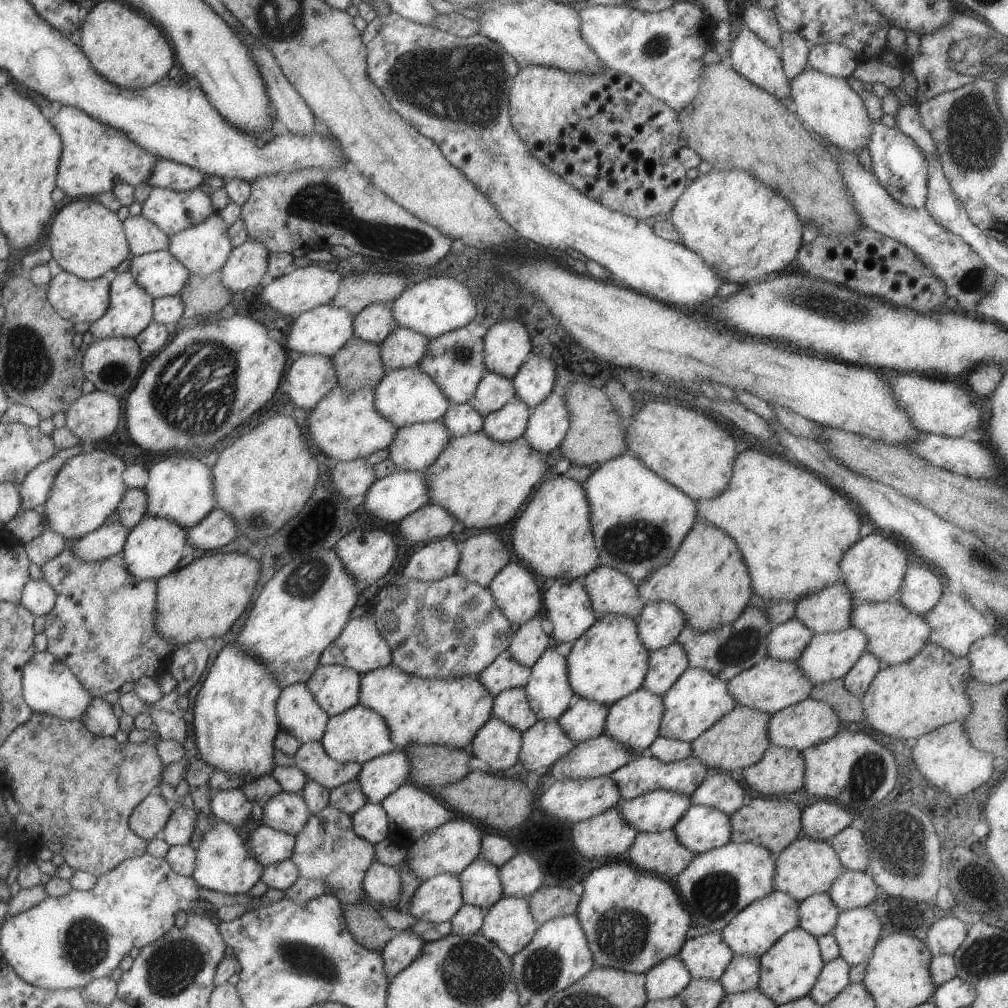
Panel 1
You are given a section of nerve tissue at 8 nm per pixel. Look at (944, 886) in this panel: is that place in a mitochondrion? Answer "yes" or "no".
no

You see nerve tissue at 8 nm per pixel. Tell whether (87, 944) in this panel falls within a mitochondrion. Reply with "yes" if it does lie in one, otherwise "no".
yes

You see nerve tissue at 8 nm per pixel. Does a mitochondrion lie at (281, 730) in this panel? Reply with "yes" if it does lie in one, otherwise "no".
no

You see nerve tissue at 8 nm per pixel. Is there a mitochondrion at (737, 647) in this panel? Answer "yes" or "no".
yes

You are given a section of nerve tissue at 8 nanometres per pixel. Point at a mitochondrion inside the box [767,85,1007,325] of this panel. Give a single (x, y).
(974, 144)

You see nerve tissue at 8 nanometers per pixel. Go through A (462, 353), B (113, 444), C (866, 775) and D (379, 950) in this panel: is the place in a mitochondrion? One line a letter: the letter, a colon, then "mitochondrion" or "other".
A: mitochondrion
B: other
C: mitochondrion
D: other

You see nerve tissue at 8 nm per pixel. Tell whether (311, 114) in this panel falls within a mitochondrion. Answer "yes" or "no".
no

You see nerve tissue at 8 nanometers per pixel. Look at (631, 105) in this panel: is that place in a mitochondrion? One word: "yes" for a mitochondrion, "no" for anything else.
no

